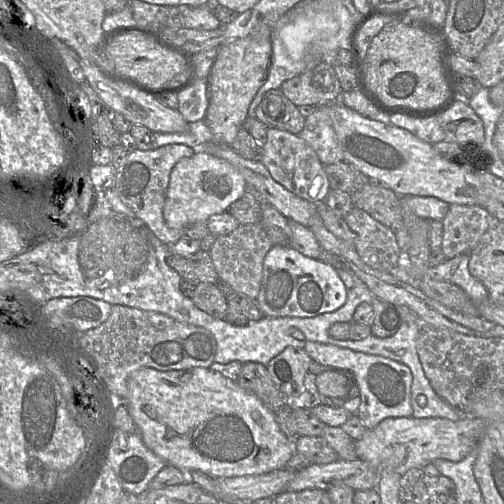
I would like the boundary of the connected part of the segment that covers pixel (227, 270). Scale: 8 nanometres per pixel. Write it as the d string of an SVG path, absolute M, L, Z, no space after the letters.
M245 224L228 235L218 236L209 253L219 278L236 293L256 300L262 280L263 262L273 246L261 224Z

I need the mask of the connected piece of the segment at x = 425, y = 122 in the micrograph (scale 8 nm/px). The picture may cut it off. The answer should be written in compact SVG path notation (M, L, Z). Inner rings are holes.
M395 114L392 116L385 115L385 118L378 118L376 121L390 123L393 126L406 129L420 140L432 145L446 139L446 134L439 123L439 117L417 119Z

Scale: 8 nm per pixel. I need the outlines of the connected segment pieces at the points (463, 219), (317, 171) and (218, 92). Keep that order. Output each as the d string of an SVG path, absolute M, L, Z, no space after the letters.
M452 204L447 215L443 218L442 251L446 259L452 259L460 254L469 254L478 244L482 235L496 222L485 208L480 205Z
M268 128L261 162L275 181L309 202L325 201L331 190L324 165L311 146L298 135L276 128Z
M258 23L248 36L226 41L218 48L208 76L208 108L204 118L216 143L231 146L247 119L249 105L265 83L272 63L271 35L272 27Z

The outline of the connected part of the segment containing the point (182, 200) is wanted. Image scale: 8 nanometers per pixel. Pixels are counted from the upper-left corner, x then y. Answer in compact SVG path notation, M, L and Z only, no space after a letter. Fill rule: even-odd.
M204 150L195 152L192 157L180 159L171 170L163 207L164 220L172 229L206 223L210 216L227 211L233 202L240 199L246 184L243 175L227 161Z

